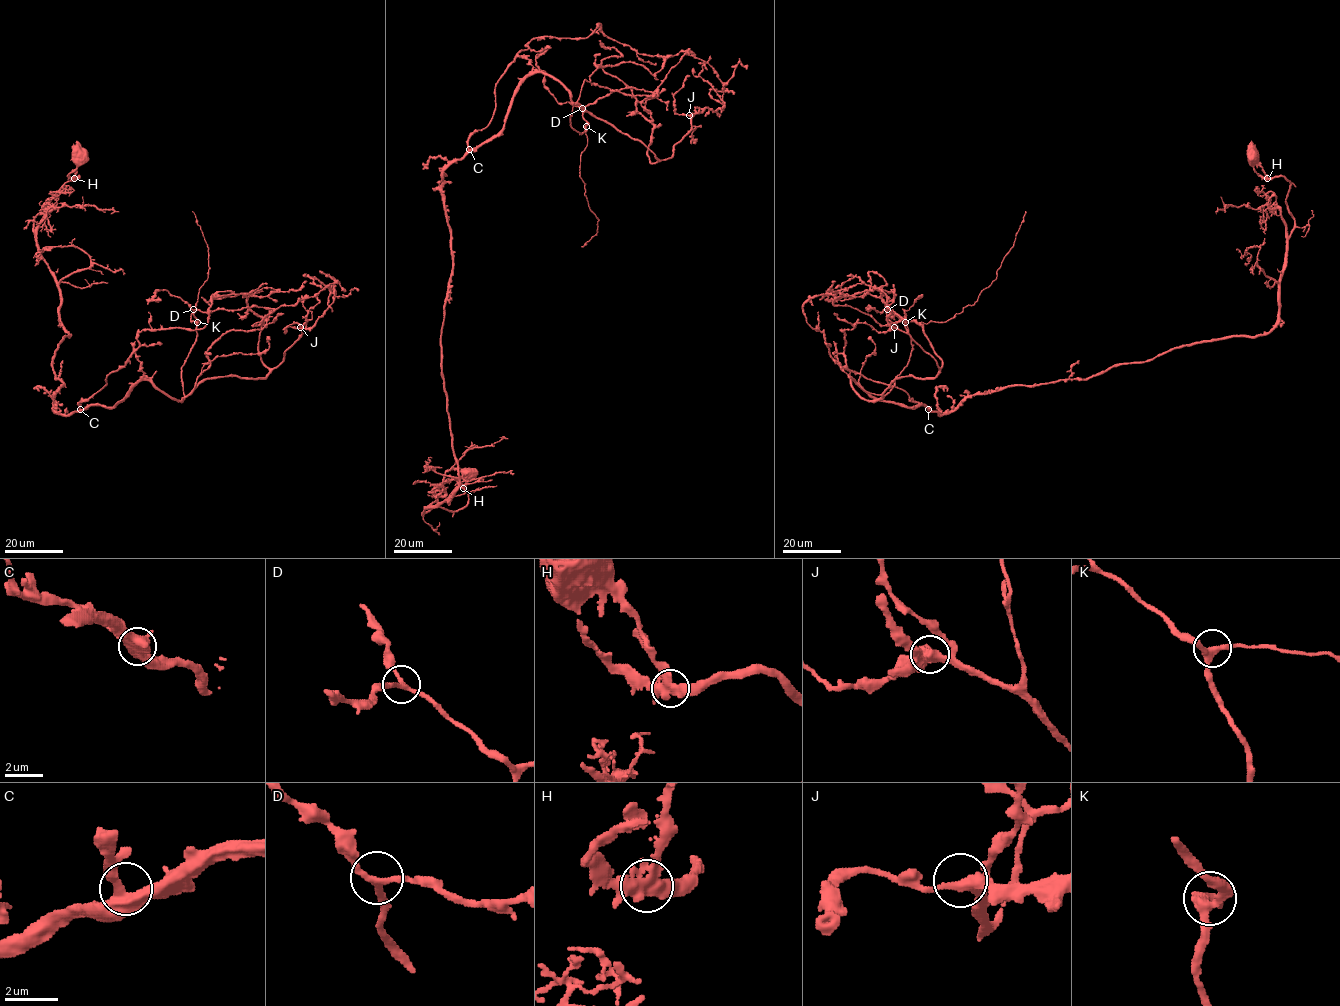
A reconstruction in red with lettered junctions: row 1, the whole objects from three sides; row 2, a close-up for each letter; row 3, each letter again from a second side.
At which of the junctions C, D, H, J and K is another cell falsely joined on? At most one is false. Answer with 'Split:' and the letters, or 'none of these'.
Split: none of these

